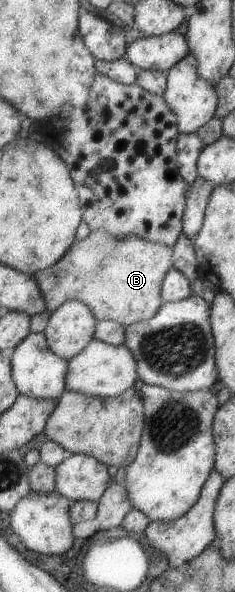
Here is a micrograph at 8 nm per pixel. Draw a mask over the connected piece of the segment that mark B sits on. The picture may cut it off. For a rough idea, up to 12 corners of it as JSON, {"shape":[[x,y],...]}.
{"shape":[[90,230],[31,276],[126,327],[154,316],[170,247]]}

